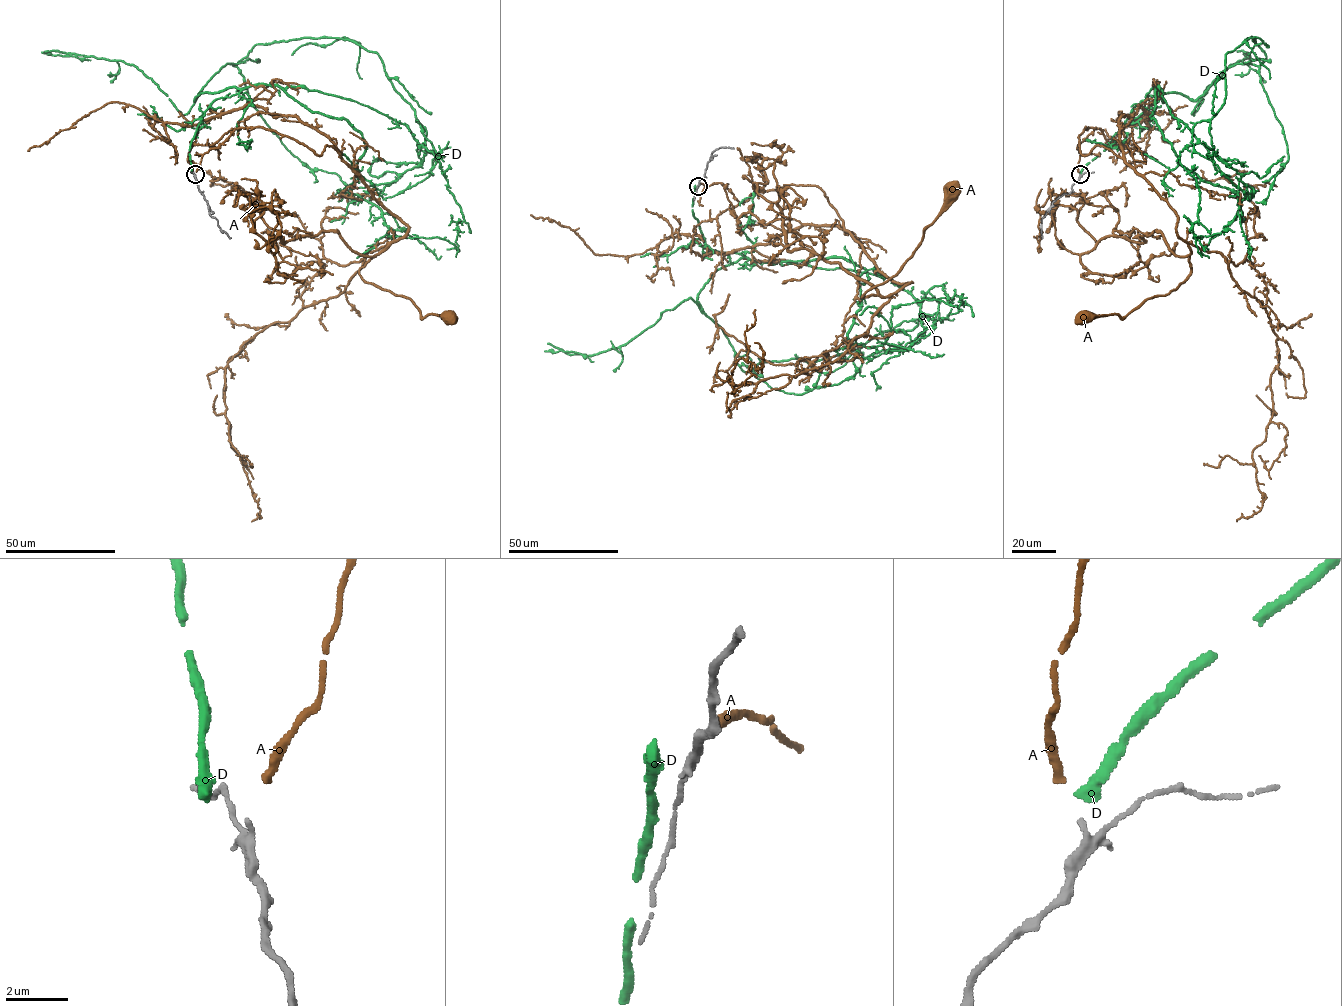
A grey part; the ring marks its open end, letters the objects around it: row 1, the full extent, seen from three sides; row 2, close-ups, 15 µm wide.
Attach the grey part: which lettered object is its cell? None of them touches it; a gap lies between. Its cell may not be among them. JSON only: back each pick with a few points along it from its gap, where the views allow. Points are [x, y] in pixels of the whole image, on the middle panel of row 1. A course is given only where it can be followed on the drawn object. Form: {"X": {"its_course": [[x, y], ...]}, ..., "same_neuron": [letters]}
{"A": {"its_course": [[699, 184], [721, 183], [740, 202], [816, 185], [875, 266], [911, 282], [862, 297], [899, 270], [954, 191]]}, "same_neuron": ["A"]}

